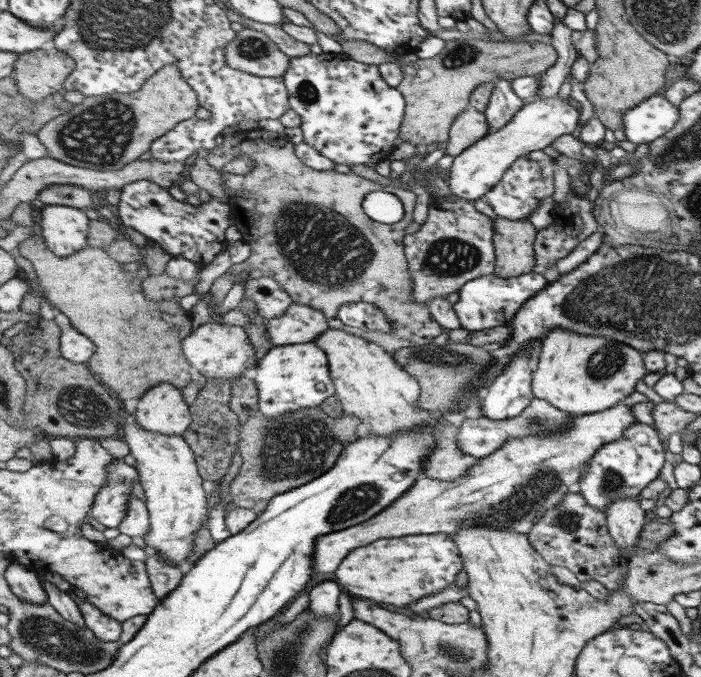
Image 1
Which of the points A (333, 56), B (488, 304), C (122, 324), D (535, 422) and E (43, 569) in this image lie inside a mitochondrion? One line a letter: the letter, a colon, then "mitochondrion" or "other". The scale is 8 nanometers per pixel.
A: other
B: other
C: other
D: mitochondrion
E: other

